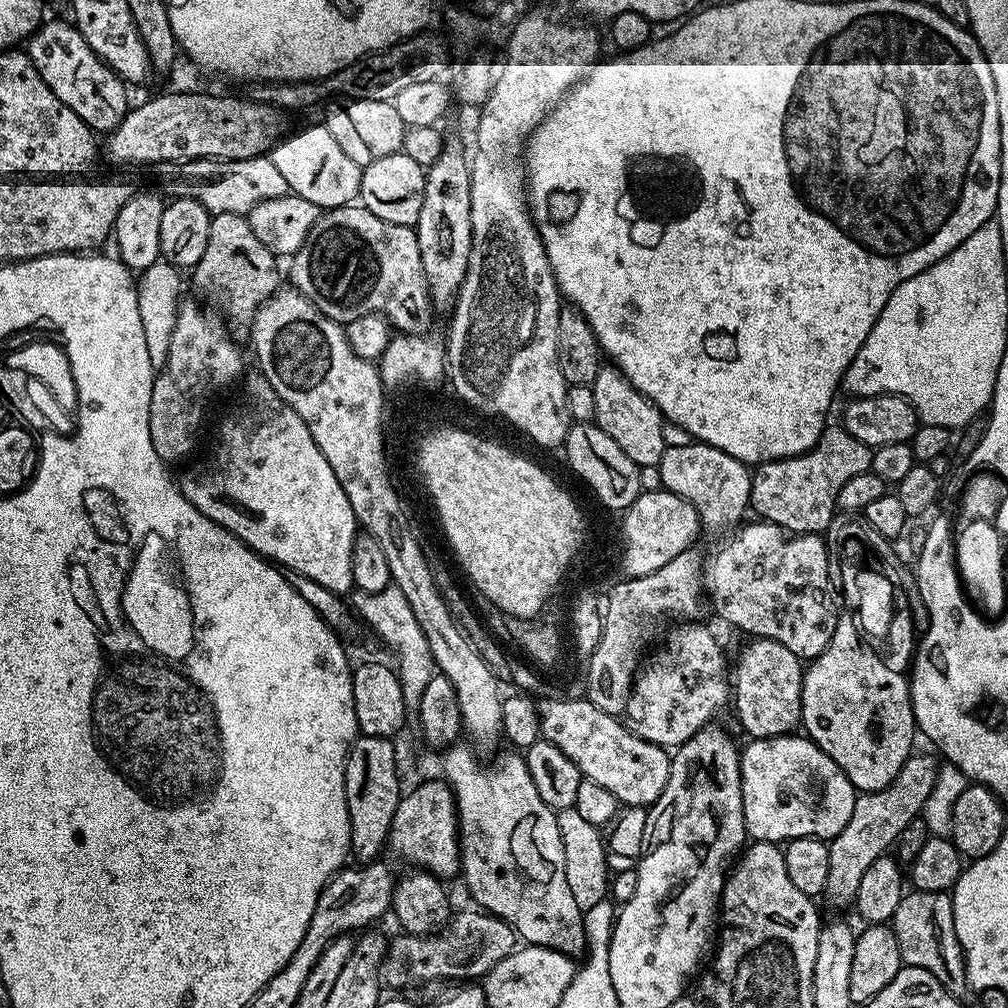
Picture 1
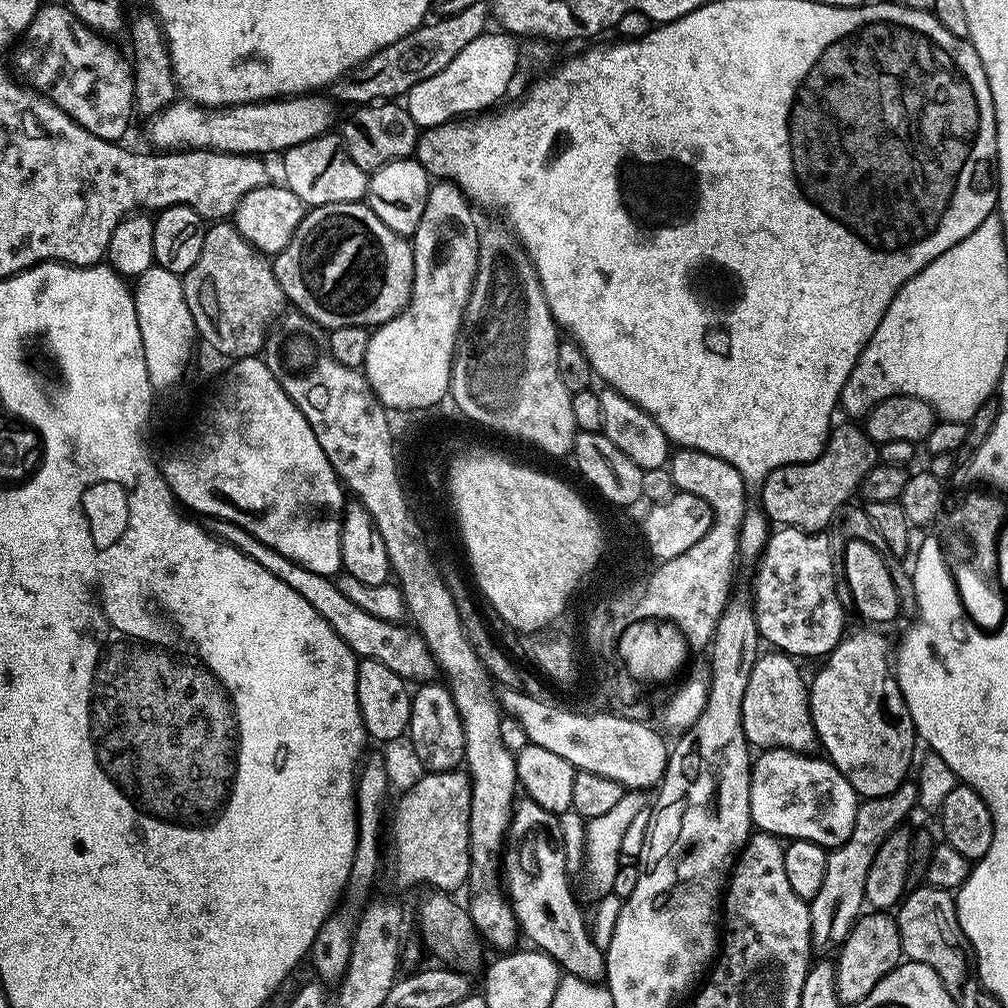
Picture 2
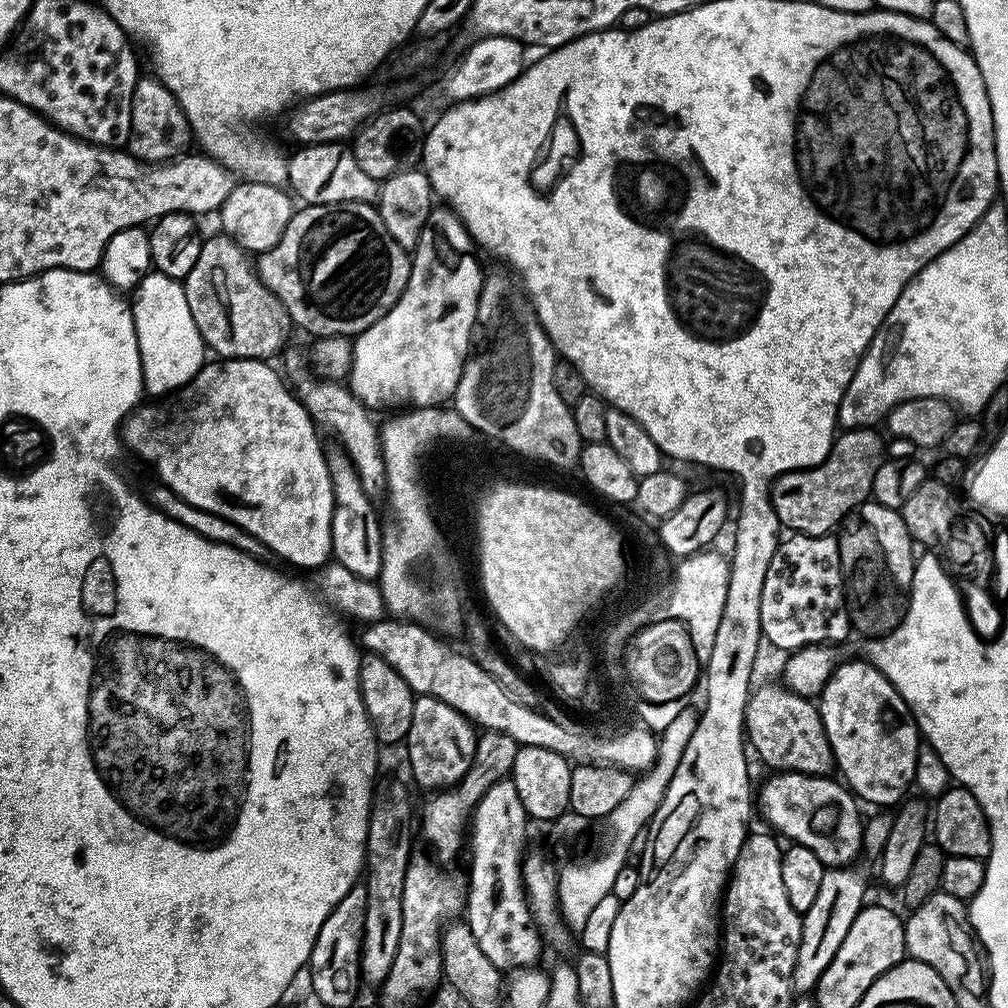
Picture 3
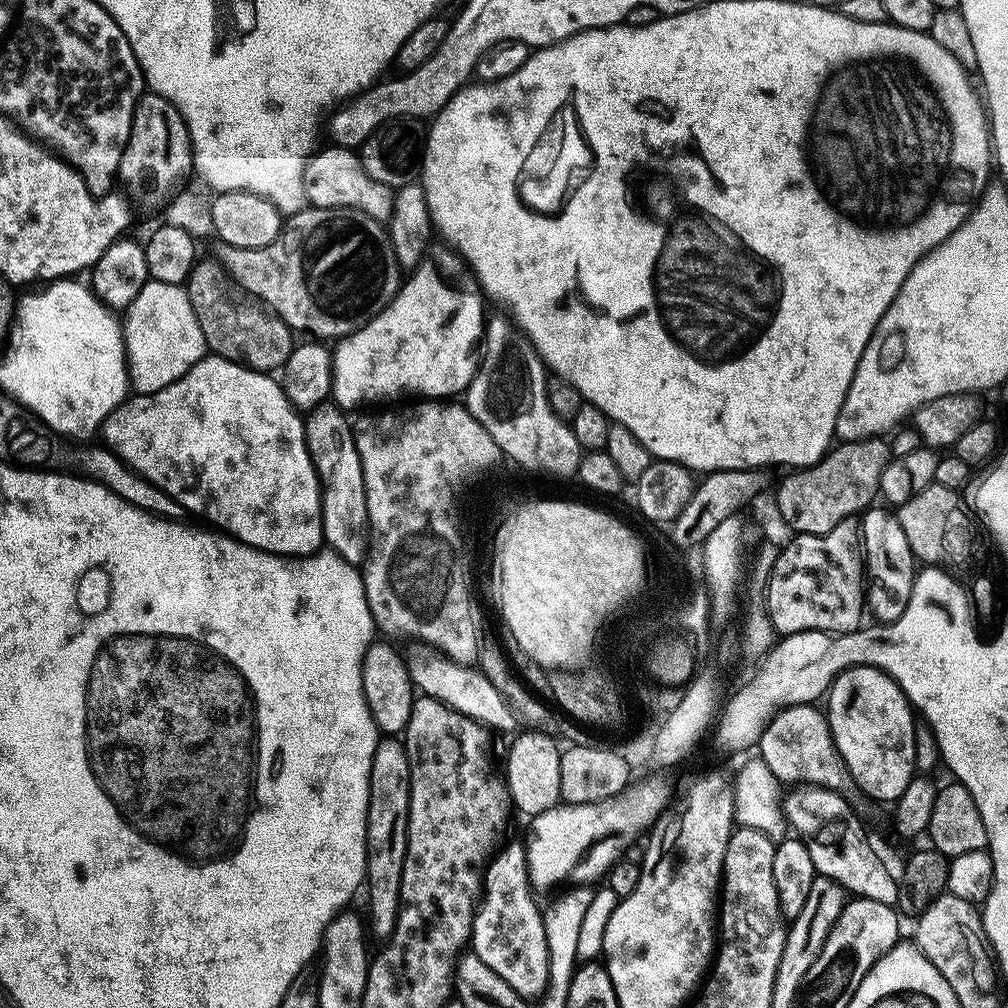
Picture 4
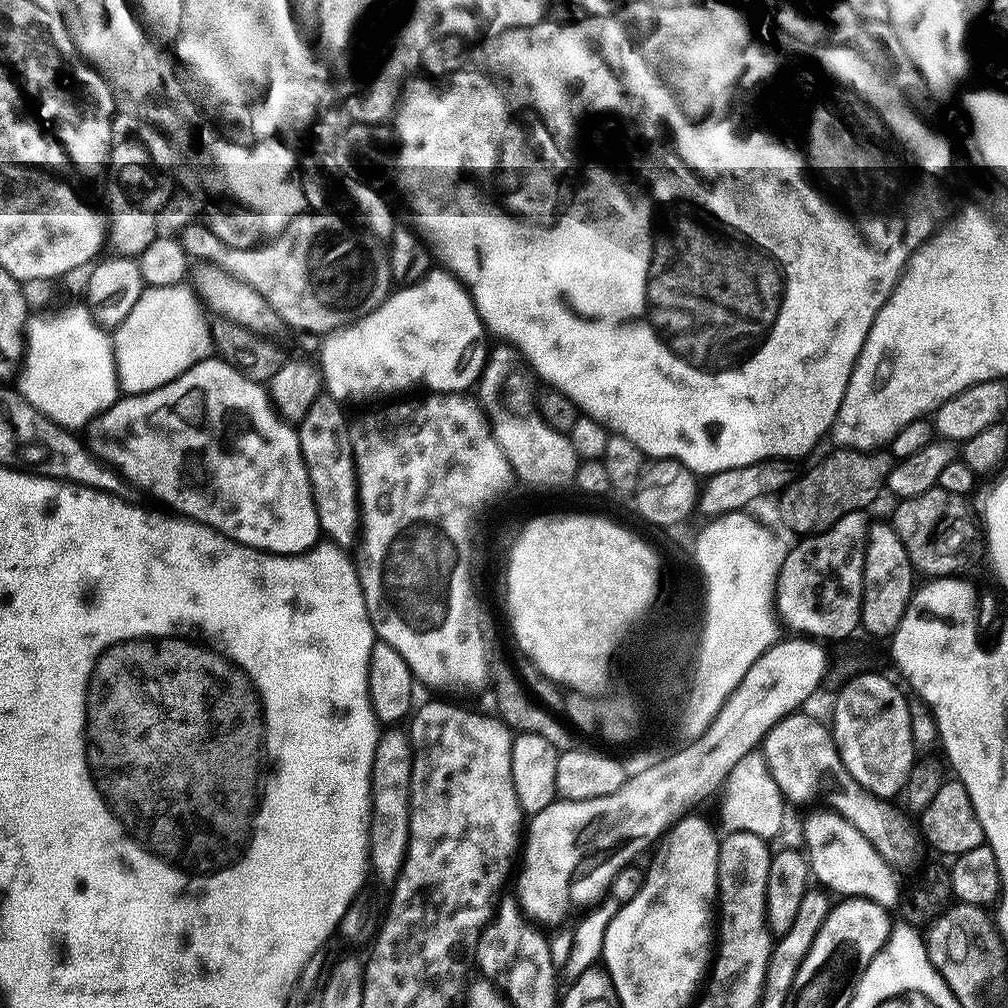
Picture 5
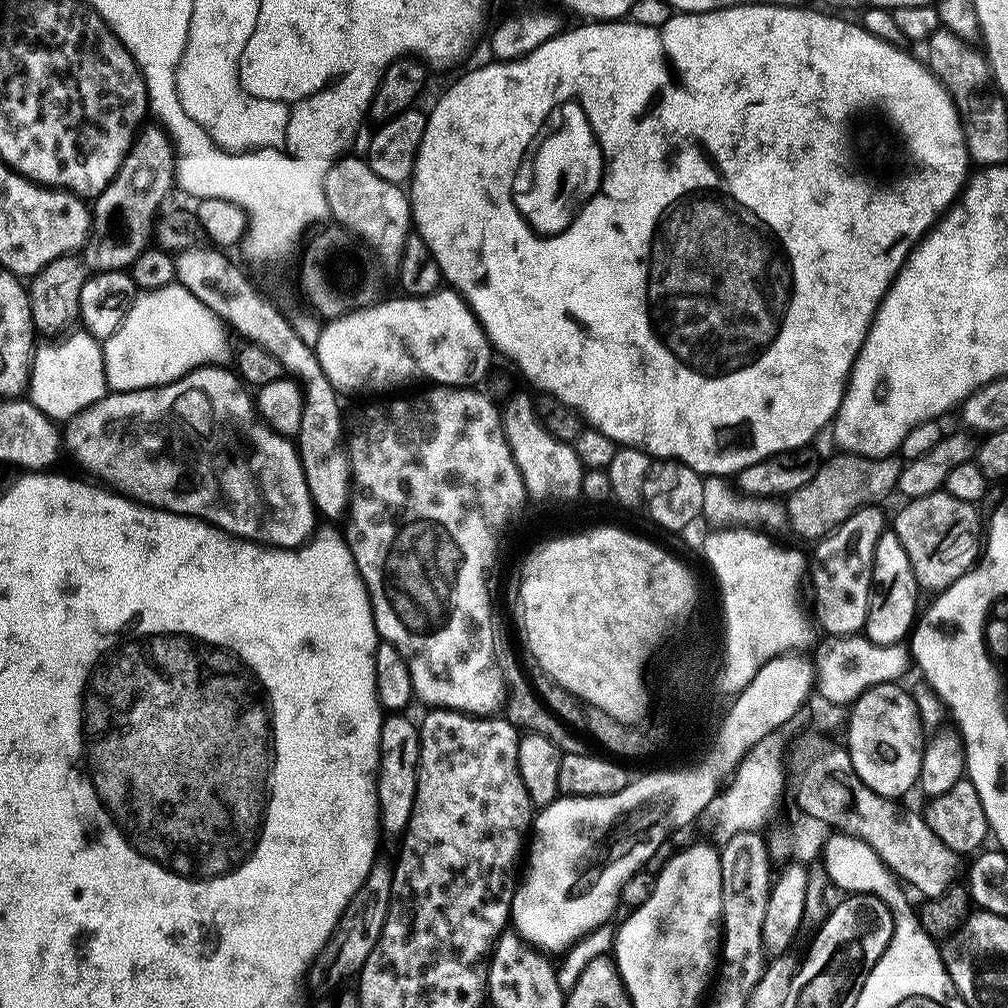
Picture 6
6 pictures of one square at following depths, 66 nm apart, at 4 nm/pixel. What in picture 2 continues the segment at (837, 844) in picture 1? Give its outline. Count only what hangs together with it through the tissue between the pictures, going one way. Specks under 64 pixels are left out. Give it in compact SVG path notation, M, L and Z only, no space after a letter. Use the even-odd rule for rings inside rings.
M912 782L900 784L898 790L885 796L865 799L859 805L850 838L844 845L828 852L826 878L822 878L822 886L808 906L812 946L817 953L827 953L824 952L827 948L844 943L848 931L860 919L865 907L866 873L870 870L870 862L874 862L874 854L878 854L878 846L882 846L882 842L886 842L886 838L890 838L890 834L903 825L900 823L911 814L912 808L916 807L916 785Z

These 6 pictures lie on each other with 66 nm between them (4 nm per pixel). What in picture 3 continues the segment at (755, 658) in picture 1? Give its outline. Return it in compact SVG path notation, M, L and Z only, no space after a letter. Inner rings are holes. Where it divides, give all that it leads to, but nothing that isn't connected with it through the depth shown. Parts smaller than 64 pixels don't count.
M757 683L748 693L744 730L751 751L756 751L772 770L806 772L811 776L833 771L832 747L830 738L826 738L819 707L783 683Z

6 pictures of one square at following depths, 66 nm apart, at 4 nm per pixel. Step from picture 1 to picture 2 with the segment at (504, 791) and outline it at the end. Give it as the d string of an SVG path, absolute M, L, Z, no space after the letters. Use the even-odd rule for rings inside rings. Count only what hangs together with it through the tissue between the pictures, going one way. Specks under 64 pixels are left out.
M527 798L517 799L502 853L502 884L512 904L516 920L520 923L523 939L533 940L531 943L537 949L551 955L565 973L583 980L600 982L606 976L606 956L592 941L589 921L586 919L586 914L584 918L584 912L568 886L568 879L570 873L564 857L564 844L560 837L557 813L542 810L542 806Z

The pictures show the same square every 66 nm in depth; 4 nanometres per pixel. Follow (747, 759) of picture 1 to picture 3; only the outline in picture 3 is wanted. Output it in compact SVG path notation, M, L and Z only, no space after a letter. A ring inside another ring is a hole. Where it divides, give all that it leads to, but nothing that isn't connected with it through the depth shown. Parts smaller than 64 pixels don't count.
M780 770L764 784L764 790L759 791L758 800L764 806L764 812L775 831L780 830L788 836L787 839L802 844L818 855L825 867L845 867L851 865L857 854L863 849L863 821L858 812L859 803L855 795L839 779L831 780L828 774L811 776L806 772Z

